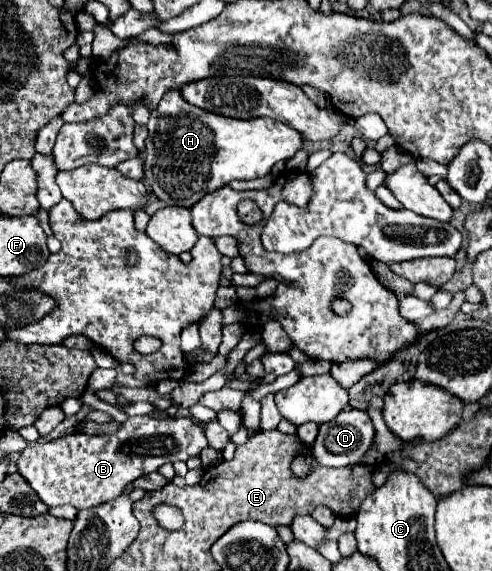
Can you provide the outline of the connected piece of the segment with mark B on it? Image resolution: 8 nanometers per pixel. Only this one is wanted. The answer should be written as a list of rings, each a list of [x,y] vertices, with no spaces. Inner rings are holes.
[[[134,416],[120,424],[118,432],[114,434],[94,434],[88,436],[84,432],[74,432],[62,438],[56,438],[52,442],[44,444],[28,444],[26,450],[18,458],[18,470],[28,480],[28,484],[36,490],[42,502],[48,506],[62,506],[70,504],[78,510],[82,508],[94,508],[100,506],[124,492],[124,488],[134,482],[136,478],[156,472],[166,462],[186,462],[192,456],[198,456],[202,448],[208,446],[208,440],[204,432],[198,428],[198,424],[192,418],[186,416],[174,416],[174,418],[152,418],[152,416]]]

